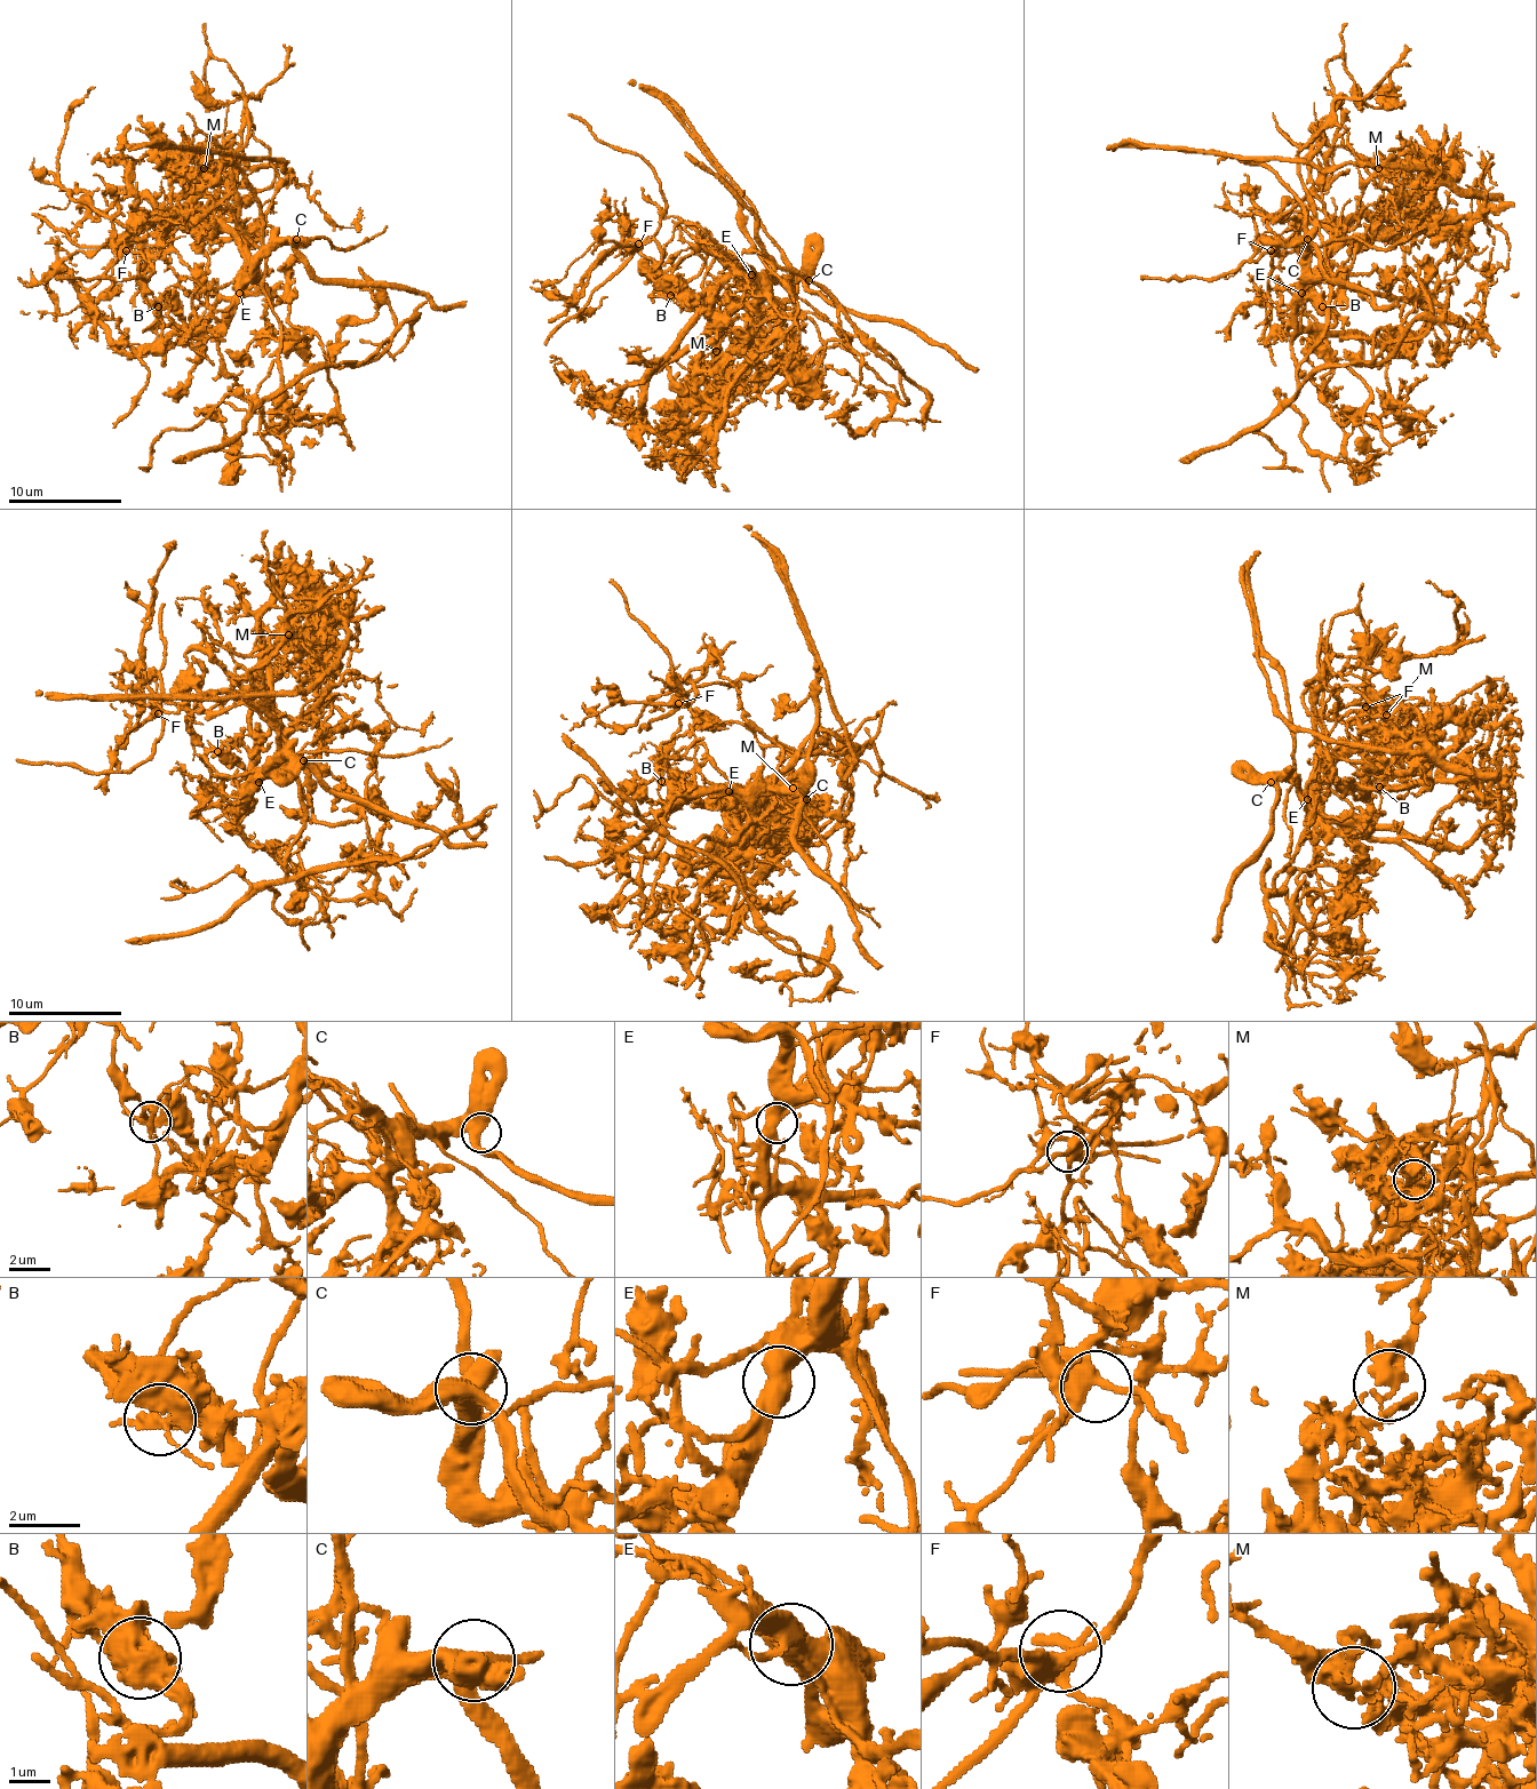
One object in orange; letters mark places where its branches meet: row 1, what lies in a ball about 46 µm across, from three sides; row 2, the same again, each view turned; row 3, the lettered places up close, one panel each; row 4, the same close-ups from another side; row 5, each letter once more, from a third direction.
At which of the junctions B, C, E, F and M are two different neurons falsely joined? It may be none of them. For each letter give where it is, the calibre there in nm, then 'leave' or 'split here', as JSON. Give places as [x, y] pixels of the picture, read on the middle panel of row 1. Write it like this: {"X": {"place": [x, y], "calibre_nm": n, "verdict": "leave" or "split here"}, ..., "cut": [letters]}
{"B": {"place": [670, 295], "calibre_nm": 300, "verdict": "split here"}, "C": {"place": [809, 280], "calibre_nm": 440, "verdict": "leave"}, "E": {"place": [751, 274], "calibre_nm": 480, "verdict": "split here"}, "F": {"place": [638, 244], "calibre_nm": 400, "verdict": "leave"}, "M": {"place": [716, 351], "calibre_nm": 440, "verdict": "split here"}, "cut": ["B", "E", "M"]}

